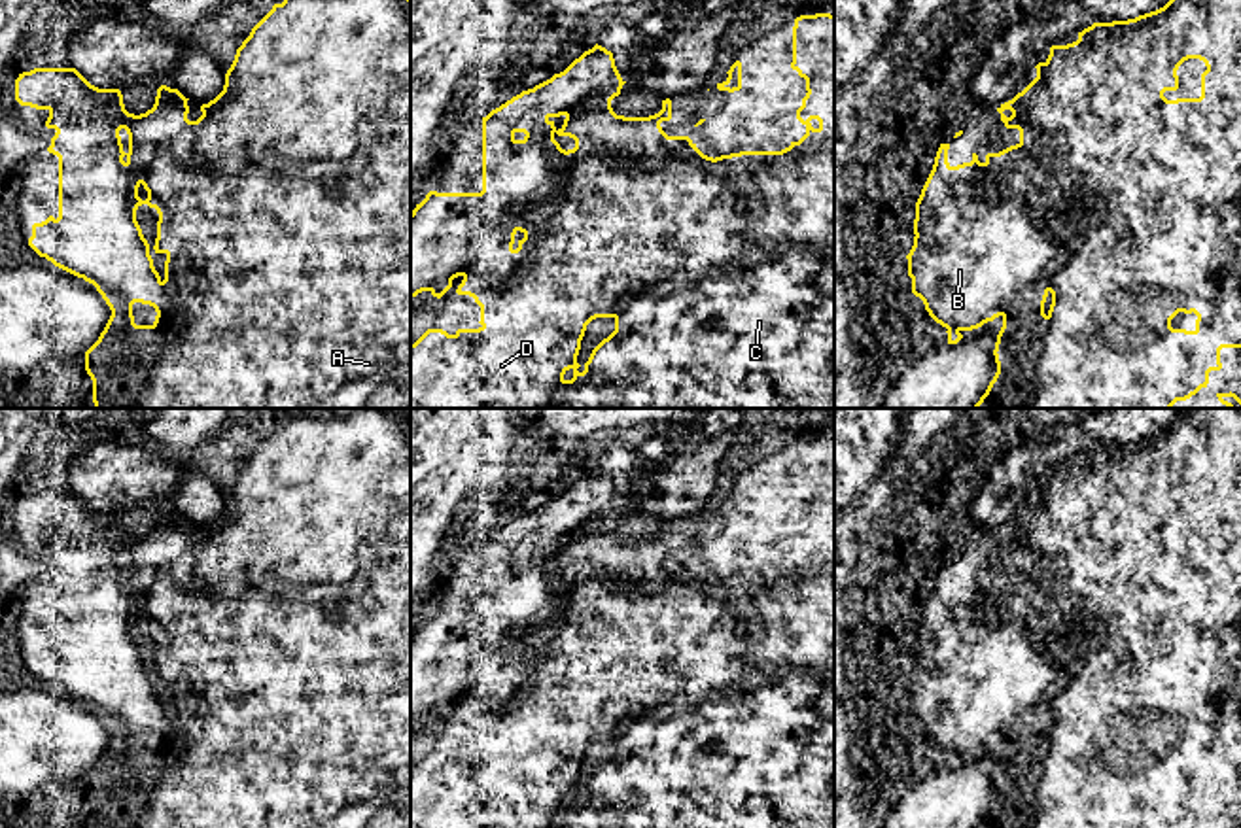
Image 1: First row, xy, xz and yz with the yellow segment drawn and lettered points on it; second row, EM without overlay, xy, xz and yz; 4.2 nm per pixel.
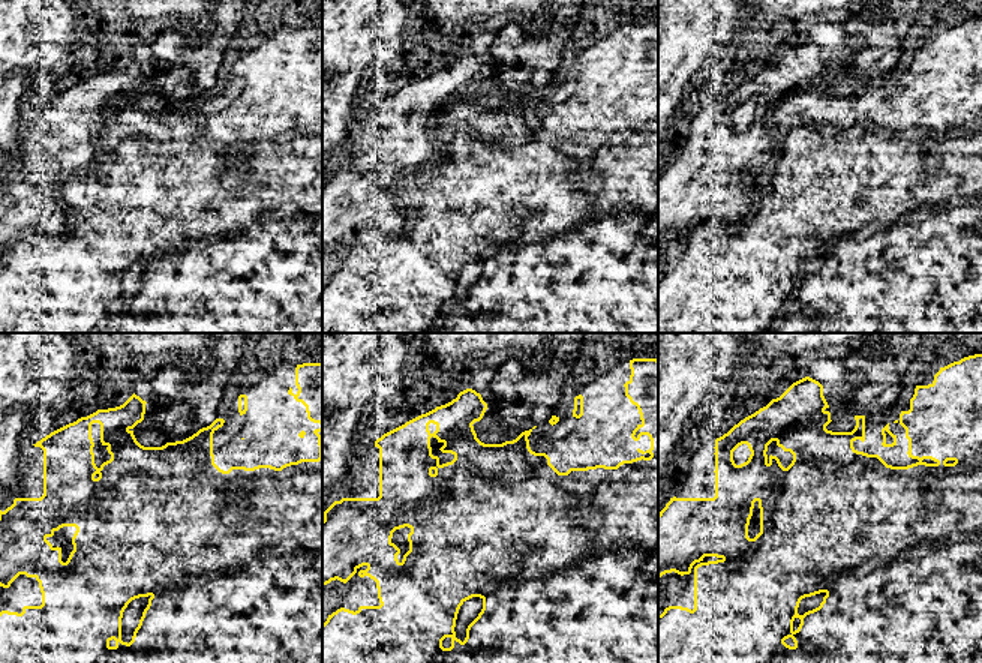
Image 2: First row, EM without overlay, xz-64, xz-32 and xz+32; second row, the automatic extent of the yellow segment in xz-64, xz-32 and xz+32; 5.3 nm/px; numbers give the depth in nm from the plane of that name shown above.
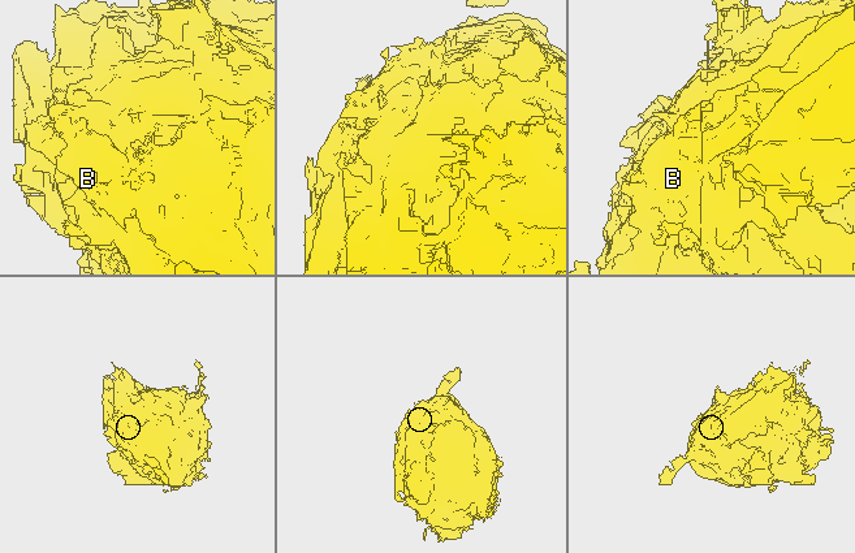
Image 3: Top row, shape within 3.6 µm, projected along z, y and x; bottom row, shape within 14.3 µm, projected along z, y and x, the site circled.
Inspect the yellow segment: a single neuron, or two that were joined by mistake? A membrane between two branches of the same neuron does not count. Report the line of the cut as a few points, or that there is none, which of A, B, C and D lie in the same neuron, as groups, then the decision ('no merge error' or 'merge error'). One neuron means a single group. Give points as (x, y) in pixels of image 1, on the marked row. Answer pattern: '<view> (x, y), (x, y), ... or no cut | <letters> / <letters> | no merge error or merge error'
yz (1020, 135), (1001, 188), (1039, 195), (1045, 269), (1001, 314) | A C D / B | merge error

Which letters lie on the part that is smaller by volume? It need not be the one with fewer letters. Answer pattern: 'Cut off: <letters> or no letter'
Cut off: B

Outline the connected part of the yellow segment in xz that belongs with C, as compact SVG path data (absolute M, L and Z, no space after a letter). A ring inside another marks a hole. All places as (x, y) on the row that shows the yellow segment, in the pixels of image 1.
M815 13L800 15L795 19L793 26L793 62L791 68L806 79L806 96L802 106L796 110L796 119L806 127L806 134L798 142L791 142L789 147L781 151L740 151L721 157L704 155L689 136L668 136L660 123L672 119L672 100L662 100L662 110L649 117L624 117L617 115L611 108L611 100L620 95L626 81L617 83L607 95L573 110L566 115L564 125L556 130L558 136L569 136L575 140L575 147L566 151L562 161L554 166L549 176L541 176L533 170L535 189L526 197L513 193L484 193L482 195L482 227L486 236L494 242L503 244L513 250L518 244L518 257L513 270L484 268L479 272L463 270L463 280L458 285L458 295L469 295L481 306L481 327L479 329L458 329L448 335L443 329L428 329L414 344L411 344L411 408L834 408L834 15ZM596 318L613 318L615 331L603 338L590 354L588 361L577 363L581 350L581 340L585 336L586 325Z

